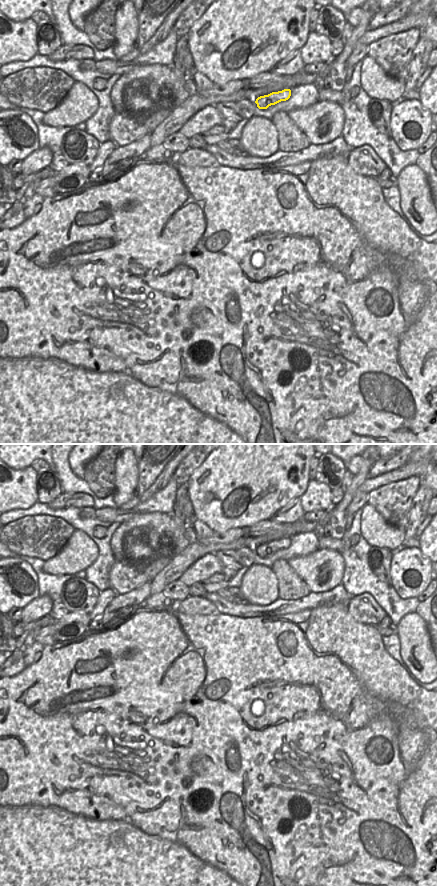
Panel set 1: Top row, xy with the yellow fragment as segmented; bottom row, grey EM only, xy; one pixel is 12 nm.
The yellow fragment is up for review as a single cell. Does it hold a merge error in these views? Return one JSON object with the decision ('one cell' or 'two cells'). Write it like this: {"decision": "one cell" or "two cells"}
{"decision": "two cells"}

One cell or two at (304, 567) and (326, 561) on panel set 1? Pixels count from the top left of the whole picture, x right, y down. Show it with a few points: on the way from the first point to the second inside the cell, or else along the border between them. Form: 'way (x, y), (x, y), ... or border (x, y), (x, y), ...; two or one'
way (309, 567), (321, 566); one

